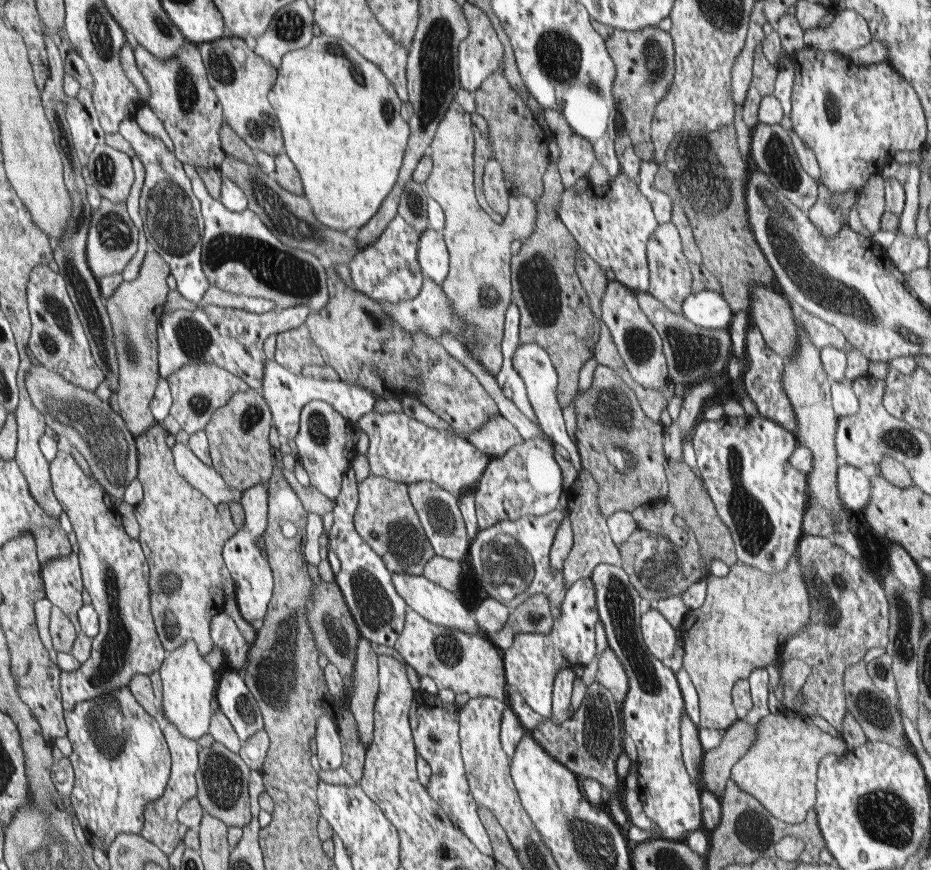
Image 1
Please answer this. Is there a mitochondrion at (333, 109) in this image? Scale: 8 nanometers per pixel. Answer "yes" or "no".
no

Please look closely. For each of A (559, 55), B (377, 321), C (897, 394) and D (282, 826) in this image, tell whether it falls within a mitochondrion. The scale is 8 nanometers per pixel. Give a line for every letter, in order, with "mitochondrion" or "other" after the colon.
A: mitochondrion
B: mitochondrion
C: other
D: other

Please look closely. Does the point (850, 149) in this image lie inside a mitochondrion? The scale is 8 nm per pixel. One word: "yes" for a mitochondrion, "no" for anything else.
no

